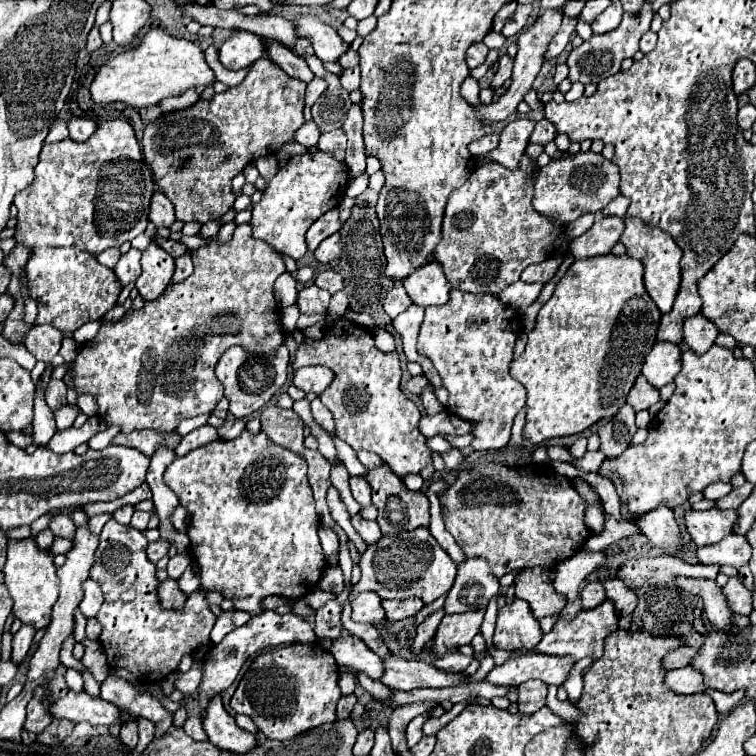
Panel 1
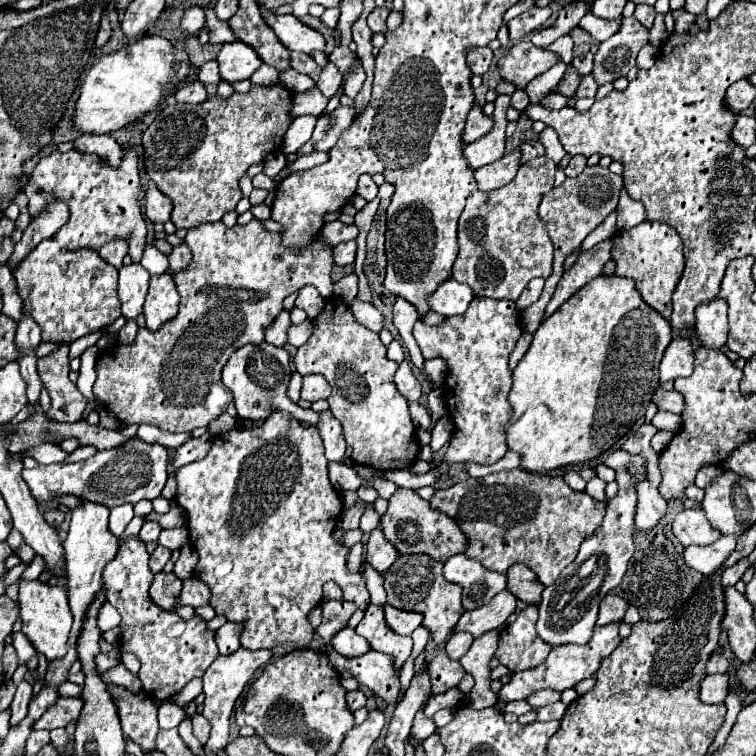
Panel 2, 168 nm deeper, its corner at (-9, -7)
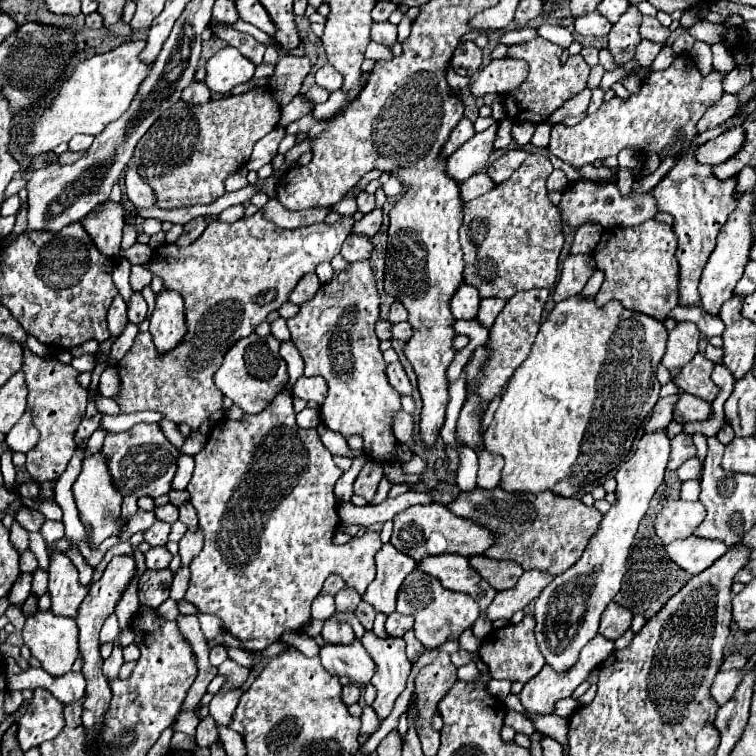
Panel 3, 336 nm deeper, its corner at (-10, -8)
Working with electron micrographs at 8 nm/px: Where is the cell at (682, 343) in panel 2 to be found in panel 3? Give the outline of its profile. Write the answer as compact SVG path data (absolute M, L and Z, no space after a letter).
M679 323L673 331L669 331L669 341L667 341L667 353L663 355L661 363L669 371L685 367L691 357L697 353L697 343L699 343L699 329L695 323Z

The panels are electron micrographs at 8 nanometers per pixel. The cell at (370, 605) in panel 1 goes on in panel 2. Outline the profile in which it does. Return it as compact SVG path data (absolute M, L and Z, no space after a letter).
M370 604L364 612L362 622L356 626L356 632L368 640L372 650L392 656L394 658L394 670L400 672L400 668L404 666L406 658L412 652L412 638L392 632L386 626L382 608Z

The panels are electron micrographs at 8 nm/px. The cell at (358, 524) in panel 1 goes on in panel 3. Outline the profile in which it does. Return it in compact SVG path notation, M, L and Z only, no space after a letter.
M385 543L379 553L375 555L377 575L367 587L363 601L371 603L375 611L393 613L395 611L395 597L403 583L403 579L413 571L415 561L409 555L397 551L391 543Z

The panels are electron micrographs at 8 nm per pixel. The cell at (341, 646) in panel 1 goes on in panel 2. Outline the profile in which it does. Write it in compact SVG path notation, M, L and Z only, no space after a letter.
M344 628L344 630L340 630L338 634L334 634L334 640L330 640L330 644L332 644L332 648L336 650L336 652L340 652L342 656L346 656L346 658L354 658L354 656L362 656L362 654L366 654L368 650L370 650L370 646L368 646L368 642L362 638L362 636L358 636L352 628Z

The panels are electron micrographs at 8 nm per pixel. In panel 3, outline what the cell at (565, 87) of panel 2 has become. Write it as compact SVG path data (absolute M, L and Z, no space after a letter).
M535 37L529 43L521 43L521 45L513 45L509 49L509 57L515 59L525 59L529 65L529 75L523 83L523 87L511 91L505 95L505 105L507 99L513 107L511 117L517 121L531 121L531 123L543 123L555 109L559 109L567 99L575 97L579 91L583 91L587 87L587 77L589 77L589 65L583 61L581 55L569 57L565 65L559 63L559 55L563 53L563 49L551 41L545 41L541 37Z

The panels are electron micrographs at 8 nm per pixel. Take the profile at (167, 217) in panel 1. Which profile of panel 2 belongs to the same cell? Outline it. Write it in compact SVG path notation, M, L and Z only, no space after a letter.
M148 182L146 186L146 204L144 204L144 214L148 220L152 222L168 222L170 220L170 212L172 212L172 202L170 198L166 198L152 182Z

